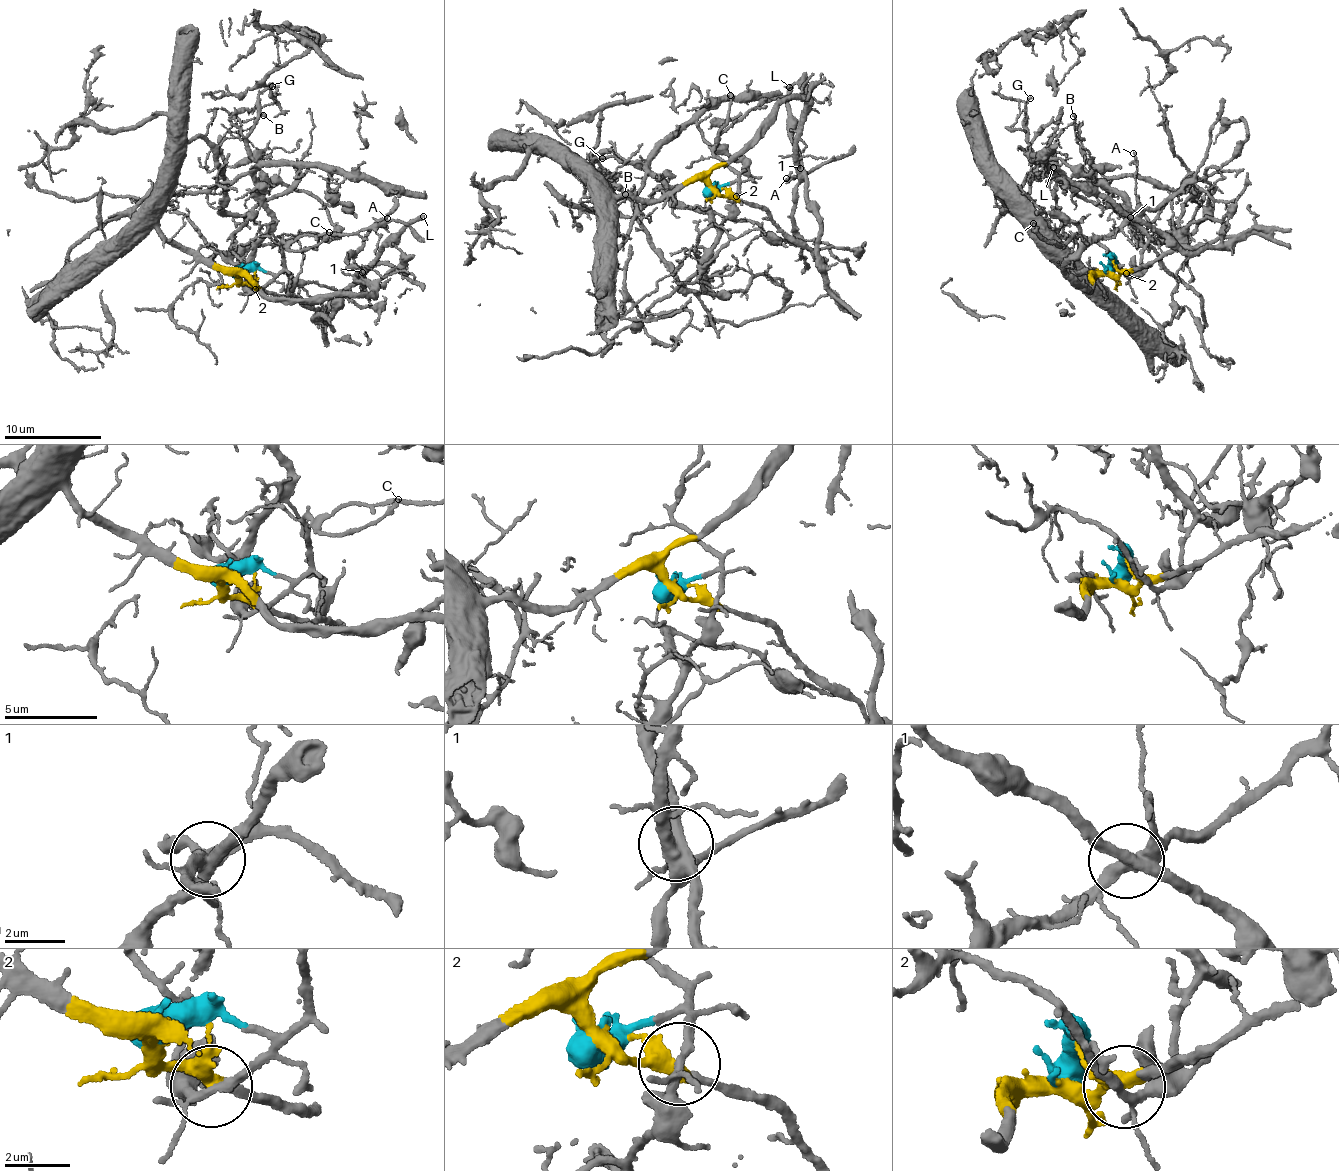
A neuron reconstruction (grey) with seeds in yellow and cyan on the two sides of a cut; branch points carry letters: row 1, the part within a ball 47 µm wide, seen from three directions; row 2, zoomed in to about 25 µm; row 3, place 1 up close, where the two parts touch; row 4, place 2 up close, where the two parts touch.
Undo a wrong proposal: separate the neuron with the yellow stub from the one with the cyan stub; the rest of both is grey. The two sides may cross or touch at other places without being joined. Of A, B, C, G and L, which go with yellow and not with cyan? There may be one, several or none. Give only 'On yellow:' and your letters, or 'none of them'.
On yellow: A, B

